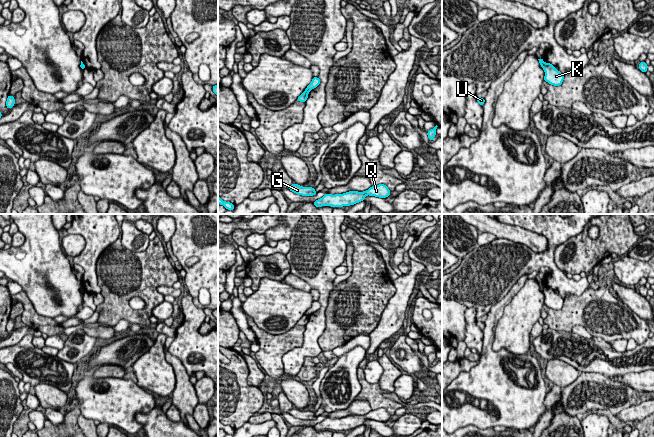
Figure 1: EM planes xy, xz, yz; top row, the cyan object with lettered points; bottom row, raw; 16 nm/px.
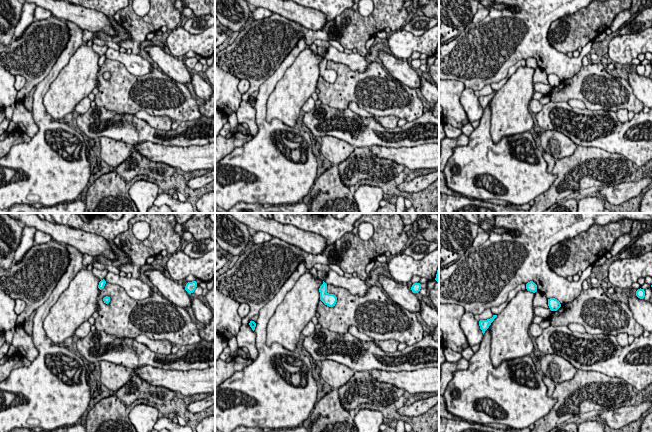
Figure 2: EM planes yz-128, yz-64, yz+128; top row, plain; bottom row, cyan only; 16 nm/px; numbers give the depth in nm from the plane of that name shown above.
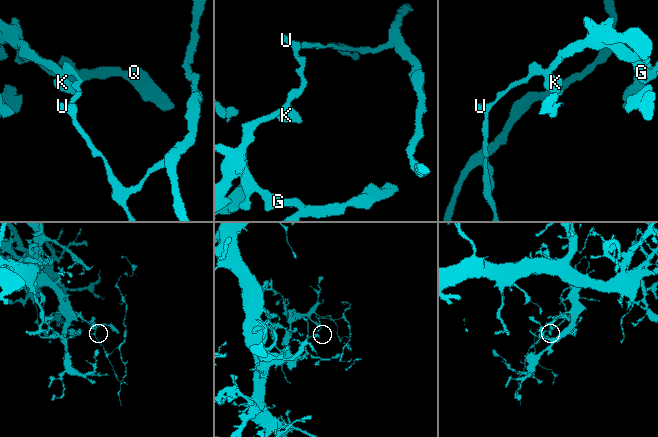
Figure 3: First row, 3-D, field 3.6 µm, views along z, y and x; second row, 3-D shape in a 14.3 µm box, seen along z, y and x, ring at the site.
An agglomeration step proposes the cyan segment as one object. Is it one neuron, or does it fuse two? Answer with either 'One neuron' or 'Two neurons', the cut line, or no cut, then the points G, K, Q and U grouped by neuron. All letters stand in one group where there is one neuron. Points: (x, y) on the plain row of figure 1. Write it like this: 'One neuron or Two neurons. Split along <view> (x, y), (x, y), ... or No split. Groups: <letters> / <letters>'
Two neurons. Split along xz (305, 314), (308, 316). Groups: G K Q / U

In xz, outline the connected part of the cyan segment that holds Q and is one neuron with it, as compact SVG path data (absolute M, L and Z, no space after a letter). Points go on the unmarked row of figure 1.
M384 408L371 410L364 416L349 415L344 418L331 419L325 418L322 422L316 424L313 429L316 431L331 430L331 431L343 431L350 430L359 427L365 423L367 419L375 420L379 422L386 422L391 418L388 411Z

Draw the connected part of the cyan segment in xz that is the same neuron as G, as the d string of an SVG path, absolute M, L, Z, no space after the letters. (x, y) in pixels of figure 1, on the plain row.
M293 407L288 413L302 420L314 420L317 417L313 411L302 411L296 407Z

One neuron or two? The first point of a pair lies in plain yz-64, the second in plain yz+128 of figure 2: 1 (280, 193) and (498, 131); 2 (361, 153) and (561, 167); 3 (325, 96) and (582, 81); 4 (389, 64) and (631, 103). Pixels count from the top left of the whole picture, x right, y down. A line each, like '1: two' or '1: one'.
1: two
2: one
3: one
4: two

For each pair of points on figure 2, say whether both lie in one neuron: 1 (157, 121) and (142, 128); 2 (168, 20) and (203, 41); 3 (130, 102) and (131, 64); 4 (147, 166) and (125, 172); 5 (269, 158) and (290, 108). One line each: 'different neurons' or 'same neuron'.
1: different neurons
2: different neurons
3: different neurons
4: same neuron
5: different neurons

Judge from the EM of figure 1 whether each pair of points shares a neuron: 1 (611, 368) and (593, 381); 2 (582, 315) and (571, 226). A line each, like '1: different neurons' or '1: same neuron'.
1: different neurons
2: different neurons

